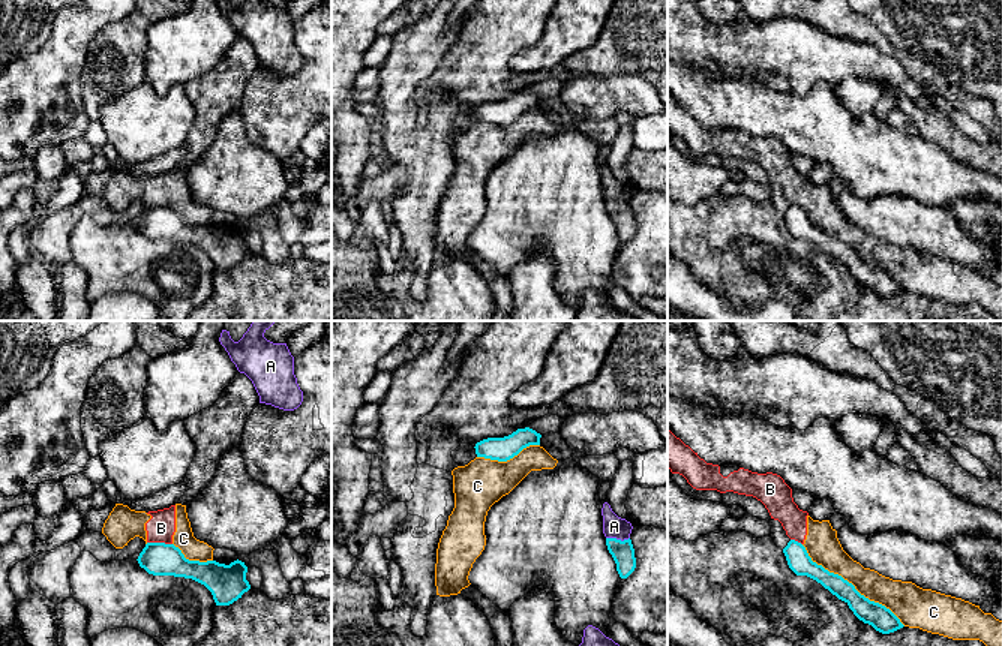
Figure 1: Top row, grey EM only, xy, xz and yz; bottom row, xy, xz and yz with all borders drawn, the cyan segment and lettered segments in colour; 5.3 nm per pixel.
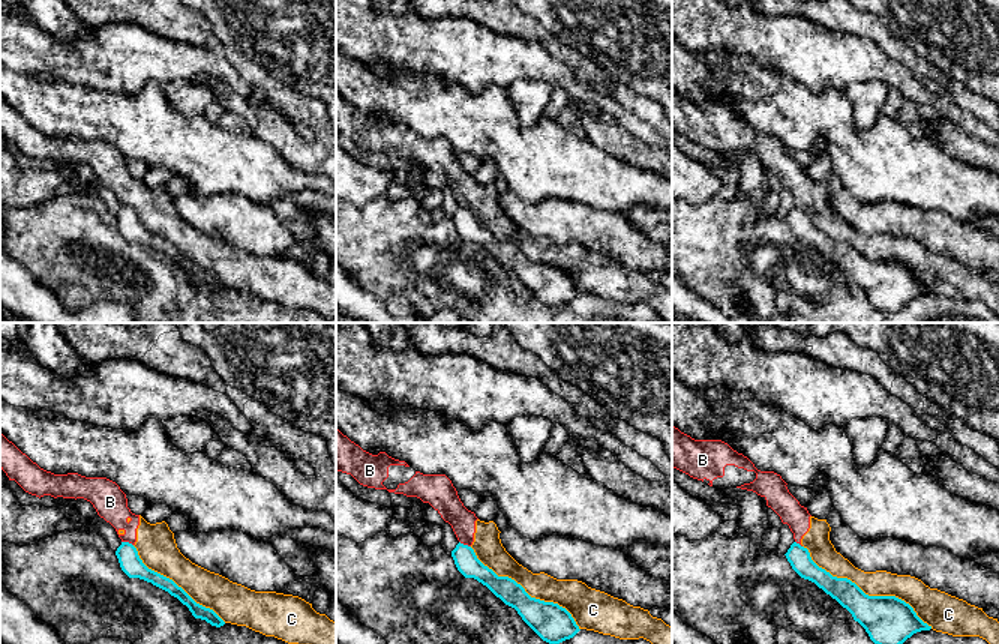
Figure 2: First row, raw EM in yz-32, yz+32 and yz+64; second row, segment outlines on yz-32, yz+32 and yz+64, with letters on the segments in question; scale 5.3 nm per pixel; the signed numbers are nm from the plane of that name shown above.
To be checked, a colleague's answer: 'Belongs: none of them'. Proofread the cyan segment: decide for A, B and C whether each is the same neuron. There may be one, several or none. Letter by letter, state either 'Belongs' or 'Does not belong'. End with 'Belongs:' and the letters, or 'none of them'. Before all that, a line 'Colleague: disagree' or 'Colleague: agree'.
Colleague: agree
A: Does not belong
B: Does not belong
C: Does not belong
Belongs: none of them

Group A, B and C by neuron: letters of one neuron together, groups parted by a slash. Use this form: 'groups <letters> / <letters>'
groups A / B C

